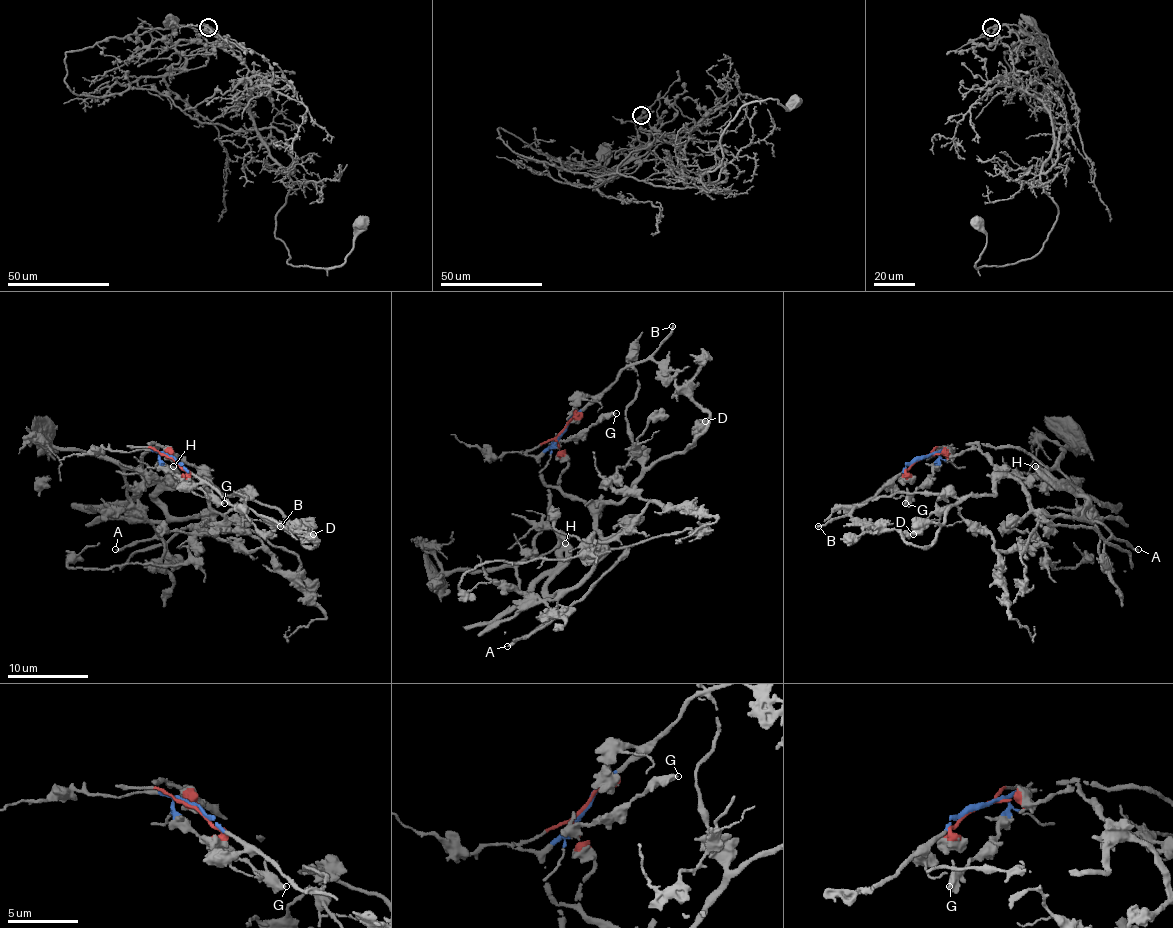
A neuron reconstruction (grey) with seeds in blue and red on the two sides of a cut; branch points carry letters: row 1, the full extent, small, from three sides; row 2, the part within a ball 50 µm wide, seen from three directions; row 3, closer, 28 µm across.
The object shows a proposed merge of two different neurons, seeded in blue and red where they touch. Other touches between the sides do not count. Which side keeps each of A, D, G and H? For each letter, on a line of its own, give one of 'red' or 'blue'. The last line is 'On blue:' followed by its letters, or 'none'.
A: red
D: red
G: blue
H: red
On blue: G

